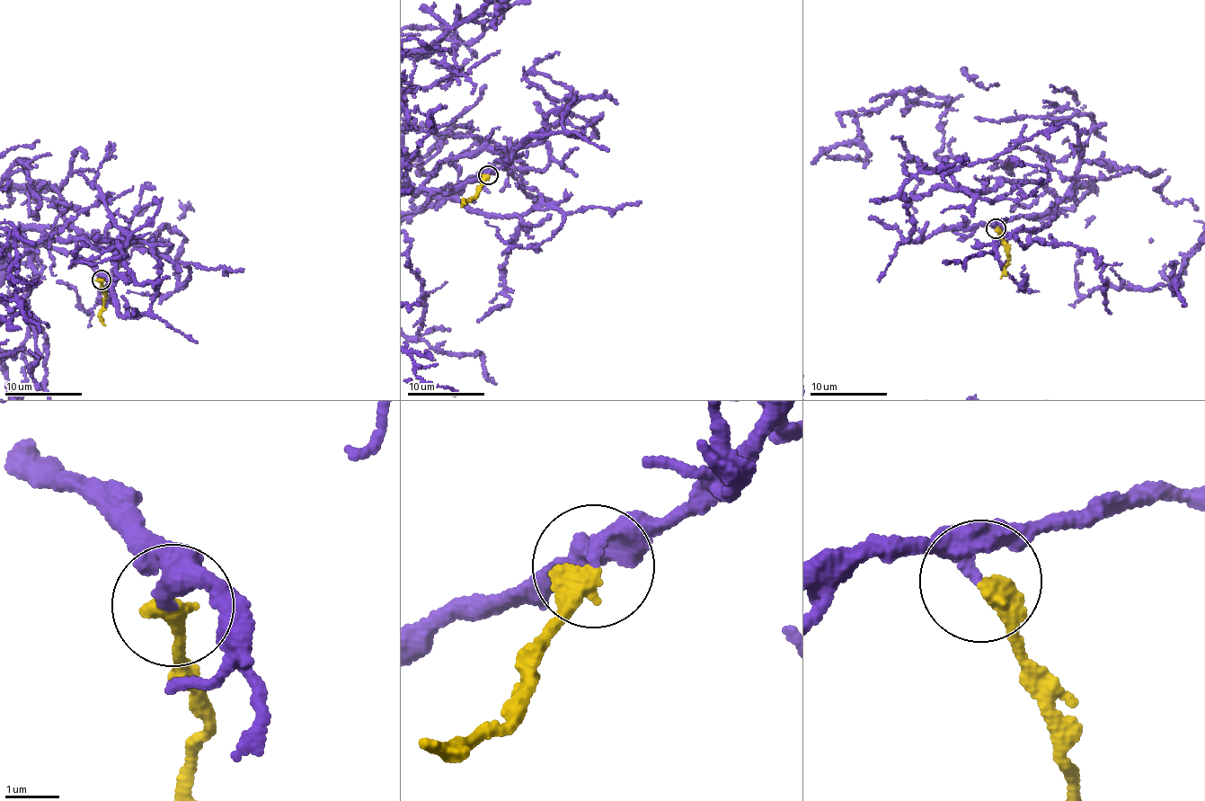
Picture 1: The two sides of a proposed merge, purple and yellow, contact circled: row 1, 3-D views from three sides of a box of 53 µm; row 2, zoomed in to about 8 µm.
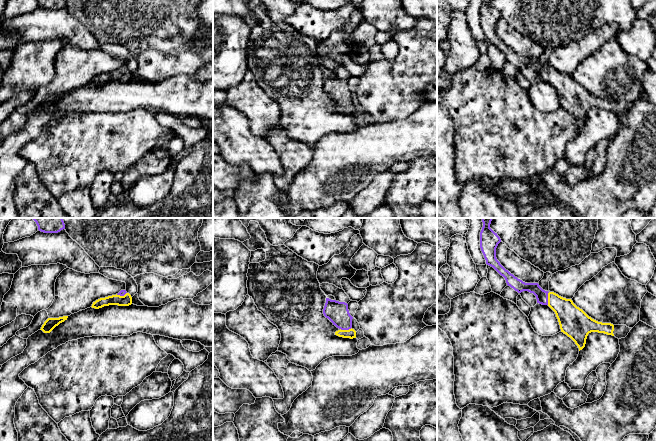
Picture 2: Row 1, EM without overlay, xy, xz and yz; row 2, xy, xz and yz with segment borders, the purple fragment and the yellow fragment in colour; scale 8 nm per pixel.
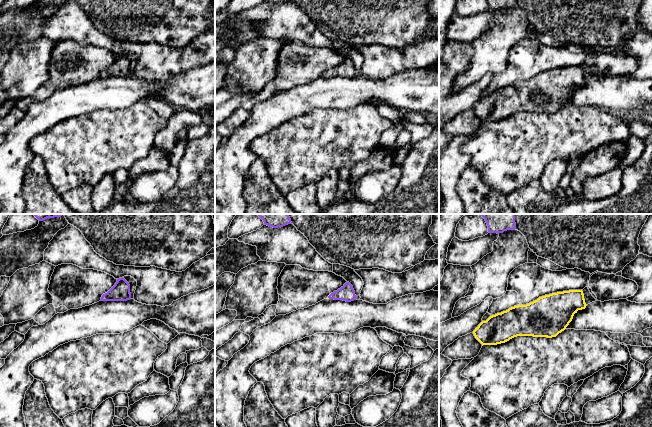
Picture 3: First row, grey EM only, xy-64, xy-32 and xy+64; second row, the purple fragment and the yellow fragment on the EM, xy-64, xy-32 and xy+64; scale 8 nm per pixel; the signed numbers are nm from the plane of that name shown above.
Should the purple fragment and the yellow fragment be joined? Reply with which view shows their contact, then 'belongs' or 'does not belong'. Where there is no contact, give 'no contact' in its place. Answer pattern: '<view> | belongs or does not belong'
yz | belongs

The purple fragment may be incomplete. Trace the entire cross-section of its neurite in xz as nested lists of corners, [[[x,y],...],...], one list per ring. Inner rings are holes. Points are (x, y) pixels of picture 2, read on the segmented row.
[[[326,298],[323,314],[339,330],[335,335],[343,338],[356,338],[356,331],[352,328],[352,319],[348,310],[348,304]]]

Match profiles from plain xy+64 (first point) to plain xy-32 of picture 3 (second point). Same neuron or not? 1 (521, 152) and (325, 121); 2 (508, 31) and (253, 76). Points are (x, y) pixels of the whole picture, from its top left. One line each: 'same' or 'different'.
1: same
2: same

